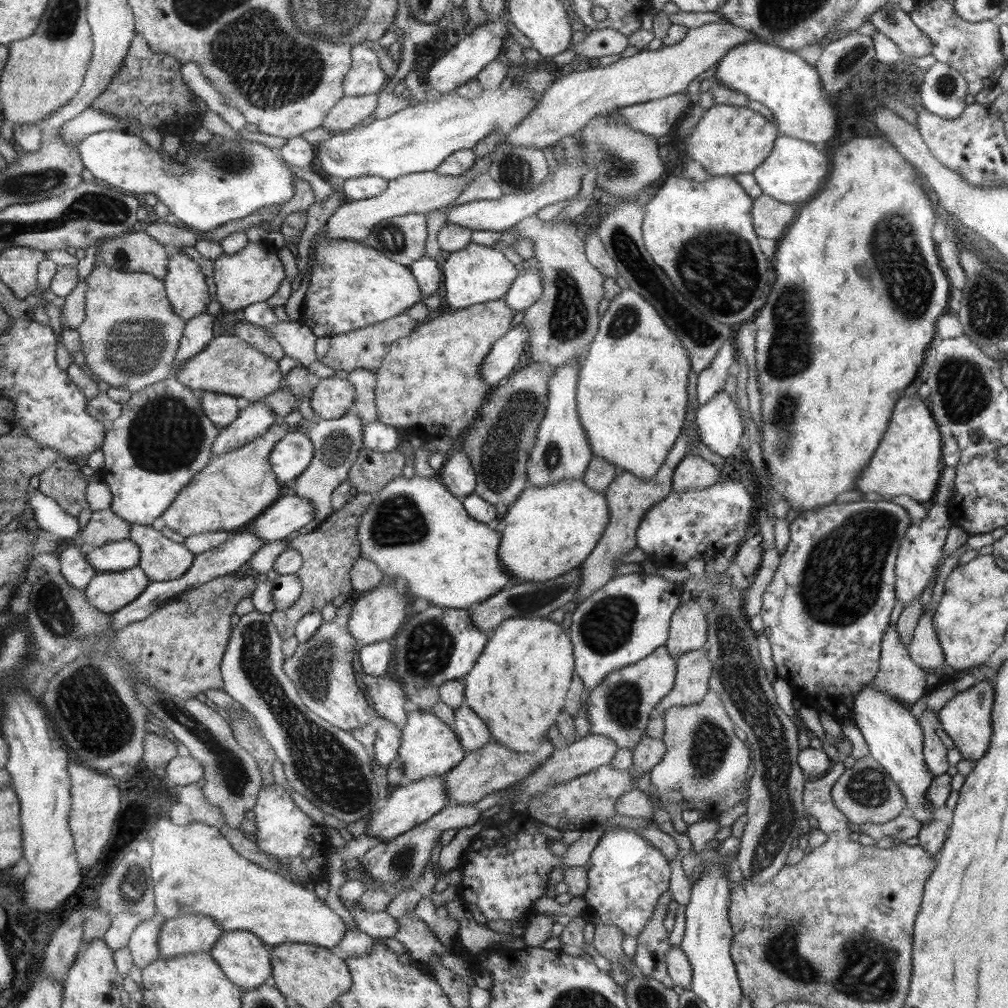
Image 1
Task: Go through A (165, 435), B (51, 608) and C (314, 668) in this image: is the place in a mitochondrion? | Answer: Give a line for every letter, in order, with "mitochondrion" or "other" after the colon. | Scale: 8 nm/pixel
A: mitochondrion
B: mitochondrion
C: mitochondrion

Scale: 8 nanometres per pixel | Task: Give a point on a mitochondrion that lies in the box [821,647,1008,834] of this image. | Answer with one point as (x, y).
(869, 788)

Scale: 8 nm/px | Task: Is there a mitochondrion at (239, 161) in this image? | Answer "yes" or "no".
yes

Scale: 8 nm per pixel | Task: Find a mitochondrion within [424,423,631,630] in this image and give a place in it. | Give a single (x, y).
(541, 596)

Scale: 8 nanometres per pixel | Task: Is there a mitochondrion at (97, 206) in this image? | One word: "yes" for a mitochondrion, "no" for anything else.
yes

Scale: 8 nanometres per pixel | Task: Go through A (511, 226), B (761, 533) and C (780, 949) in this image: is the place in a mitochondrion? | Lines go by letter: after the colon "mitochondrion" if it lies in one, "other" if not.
A: other
B: other
C: mitochondrion

